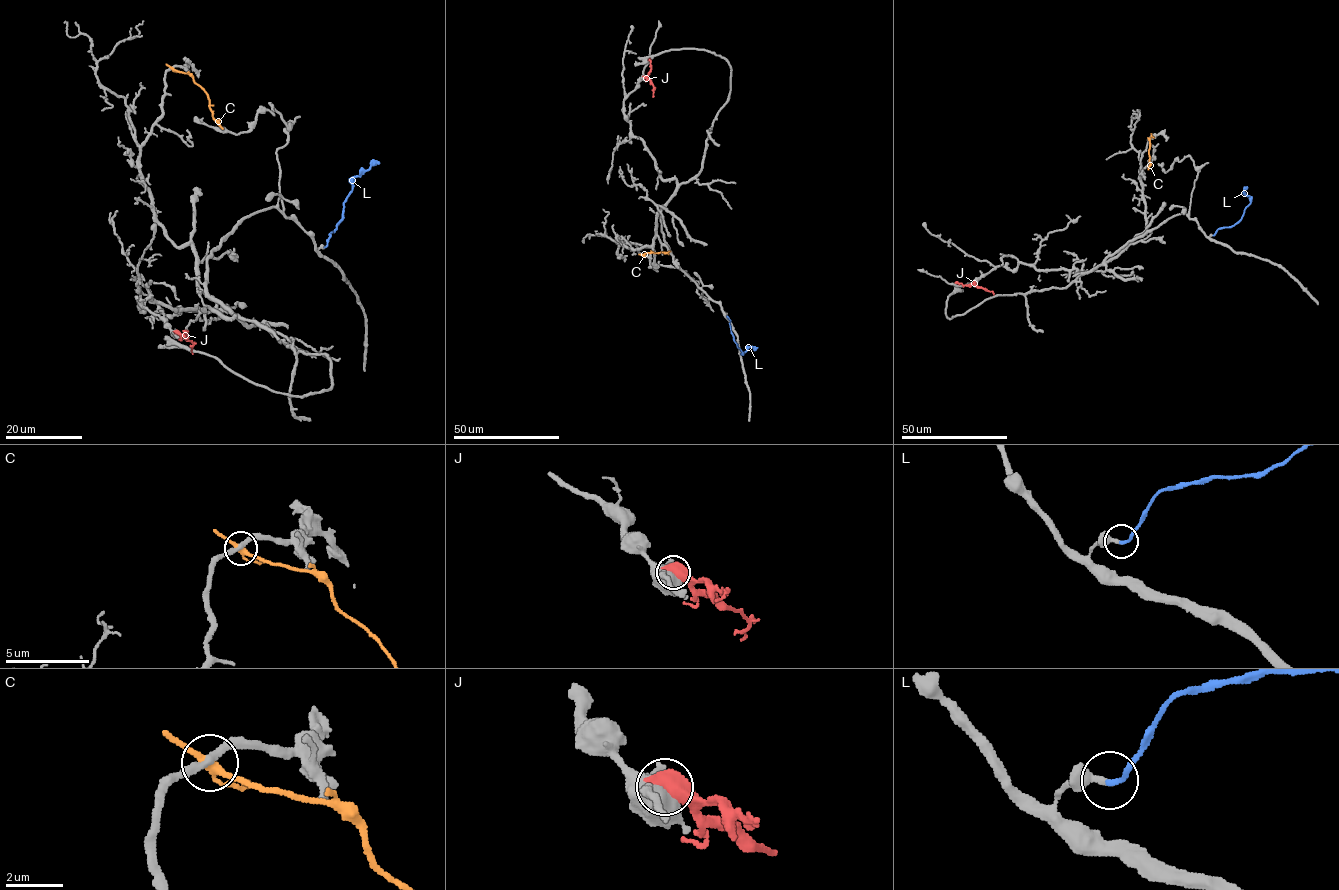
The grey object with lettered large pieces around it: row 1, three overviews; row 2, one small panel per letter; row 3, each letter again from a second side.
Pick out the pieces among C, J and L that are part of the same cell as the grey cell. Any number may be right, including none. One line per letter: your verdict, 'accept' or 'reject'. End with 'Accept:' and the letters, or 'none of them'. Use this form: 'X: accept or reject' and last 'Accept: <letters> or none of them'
C: reject
J: reject
L: accept
Accept: L

